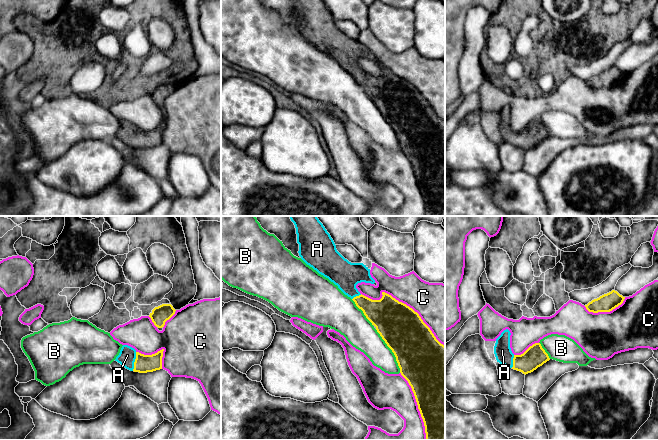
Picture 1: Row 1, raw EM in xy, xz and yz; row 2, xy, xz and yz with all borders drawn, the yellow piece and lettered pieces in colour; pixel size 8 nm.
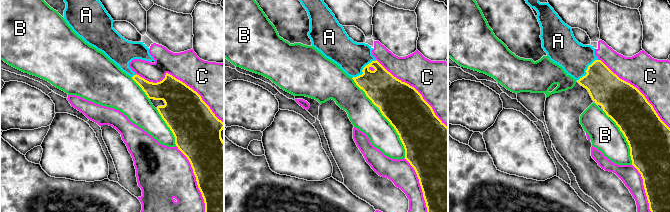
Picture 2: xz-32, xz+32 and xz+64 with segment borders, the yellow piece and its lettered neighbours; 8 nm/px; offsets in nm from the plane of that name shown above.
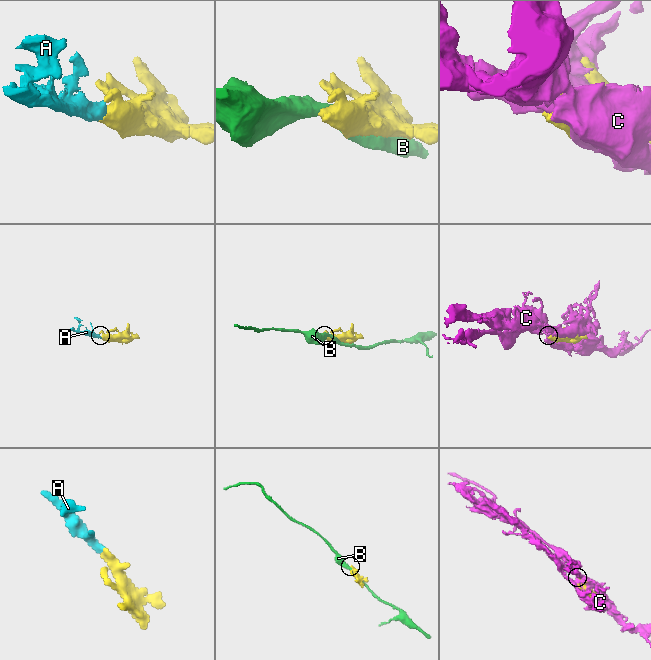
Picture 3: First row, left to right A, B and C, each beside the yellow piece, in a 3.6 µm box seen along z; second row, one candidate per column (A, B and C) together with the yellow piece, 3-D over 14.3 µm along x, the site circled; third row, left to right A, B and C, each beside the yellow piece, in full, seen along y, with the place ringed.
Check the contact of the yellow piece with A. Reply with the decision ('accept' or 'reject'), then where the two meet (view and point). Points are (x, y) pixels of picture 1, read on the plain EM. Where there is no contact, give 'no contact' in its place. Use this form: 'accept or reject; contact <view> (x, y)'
accept; contact xy (135, 137)

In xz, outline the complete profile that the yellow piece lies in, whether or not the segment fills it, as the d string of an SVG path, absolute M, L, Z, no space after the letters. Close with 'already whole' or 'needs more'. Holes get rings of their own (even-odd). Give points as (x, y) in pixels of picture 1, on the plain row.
M294 0L301 35L319 50L328 54L361 85L366 94L376 103L377 108L392 126L401 151L408 157L414 169L418 185L425 202L426 216L445 216L445 122L441 120L417 88L391 71L382 68L380 76L372 76L362 71L356 61L361 58L374 60L370 45L363 39L351 39L336 25L336 21L323 0Z; needs more

